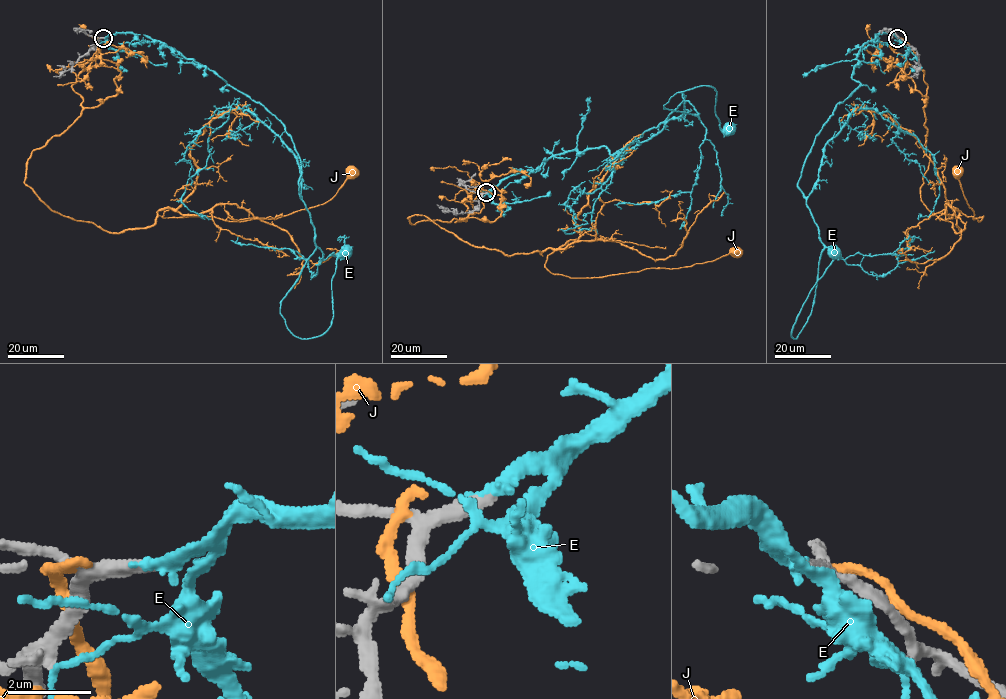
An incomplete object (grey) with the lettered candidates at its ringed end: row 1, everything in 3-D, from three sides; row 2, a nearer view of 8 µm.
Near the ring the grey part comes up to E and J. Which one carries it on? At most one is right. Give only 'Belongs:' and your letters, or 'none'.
Belongs: E

